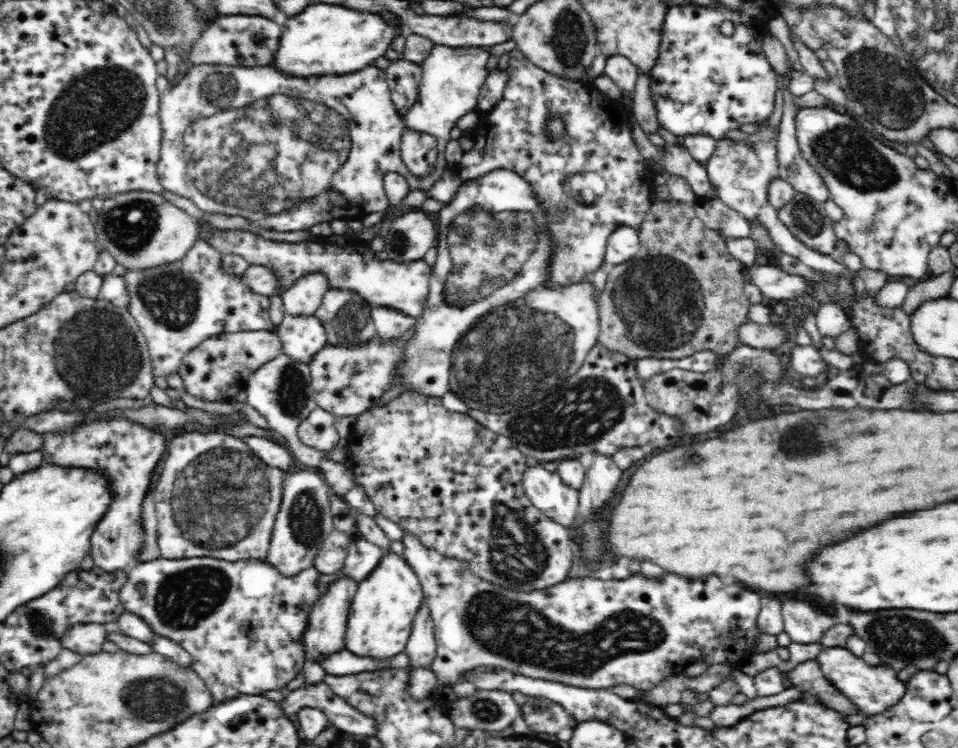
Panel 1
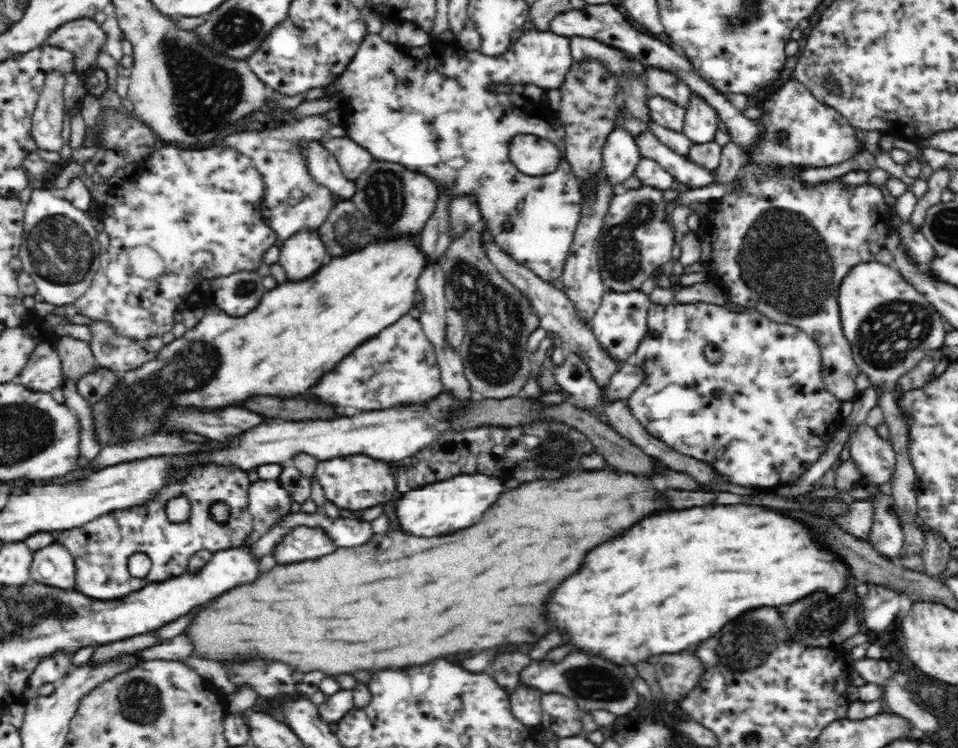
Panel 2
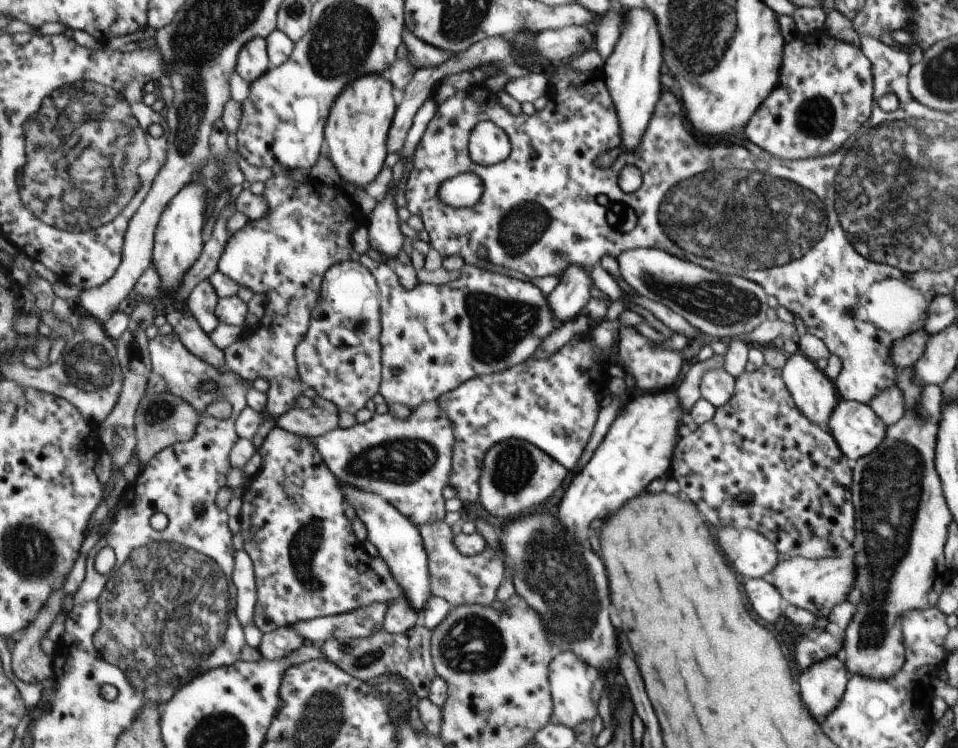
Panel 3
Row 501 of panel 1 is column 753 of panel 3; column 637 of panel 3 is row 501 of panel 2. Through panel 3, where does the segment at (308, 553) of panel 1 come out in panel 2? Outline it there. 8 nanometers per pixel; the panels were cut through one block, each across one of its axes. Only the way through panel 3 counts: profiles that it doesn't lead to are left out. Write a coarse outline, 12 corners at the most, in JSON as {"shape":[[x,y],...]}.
{"shape":[[279,481],[249,486],[255,542],[290,511]]}

